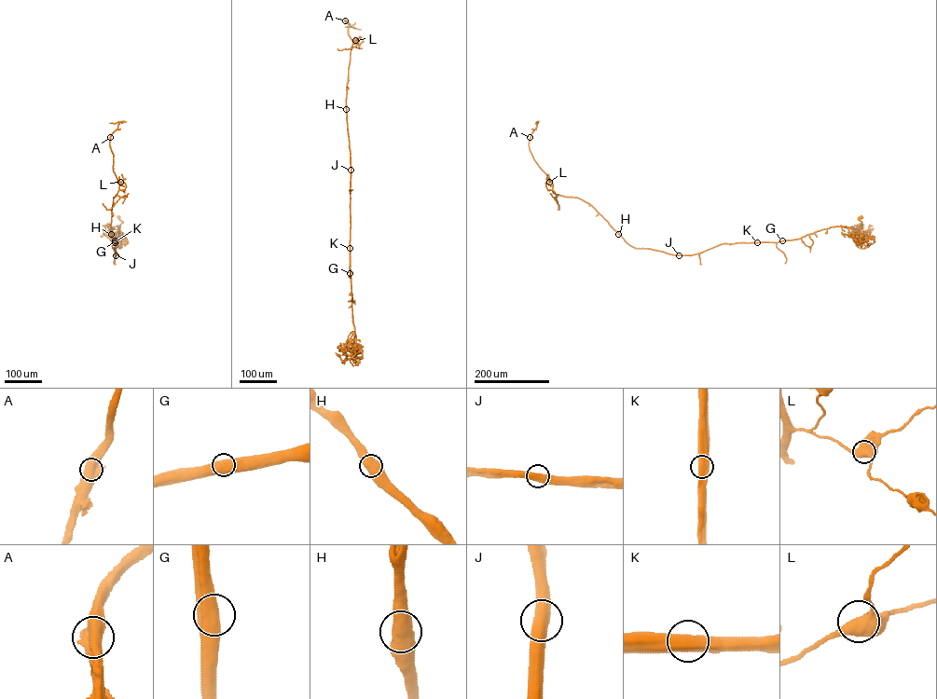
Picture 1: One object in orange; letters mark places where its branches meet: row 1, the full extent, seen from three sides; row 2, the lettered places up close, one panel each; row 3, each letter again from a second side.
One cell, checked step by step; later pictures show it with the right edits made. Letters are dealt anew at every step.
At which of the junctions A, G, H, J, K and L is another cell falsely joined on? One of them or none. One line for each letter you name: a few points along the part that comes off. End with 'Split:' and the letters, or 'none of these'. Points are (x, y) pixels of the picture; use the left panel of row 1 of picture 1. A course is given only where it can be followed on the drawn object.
Split: none of these

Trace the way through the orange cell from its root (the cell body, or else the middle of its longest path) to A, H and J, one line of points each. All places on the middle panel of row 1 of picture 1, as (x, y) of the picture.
A: (353, 351), (358, 352), (348, 346), (354, 335), (346, 99), (354, 44), (345, 20)
H: (353, 351), (358, 352), (348, 346), (352, 344), (354, 335), (350, 268), (351, 166), (346, 110)
J: (353, 351), (358, 352), (348, 346), (352, 344), (354, 335), (350, 268), (351, 170)

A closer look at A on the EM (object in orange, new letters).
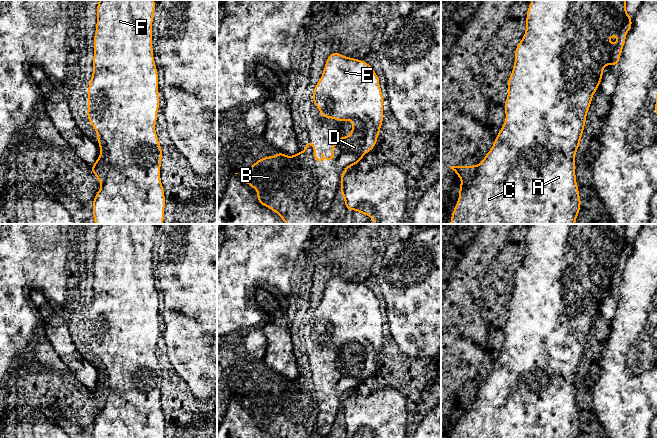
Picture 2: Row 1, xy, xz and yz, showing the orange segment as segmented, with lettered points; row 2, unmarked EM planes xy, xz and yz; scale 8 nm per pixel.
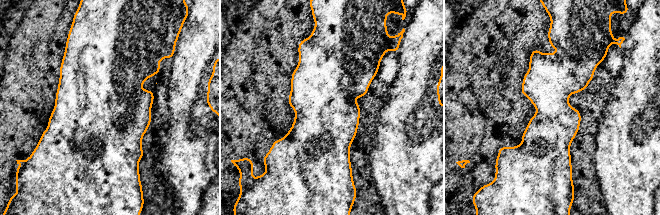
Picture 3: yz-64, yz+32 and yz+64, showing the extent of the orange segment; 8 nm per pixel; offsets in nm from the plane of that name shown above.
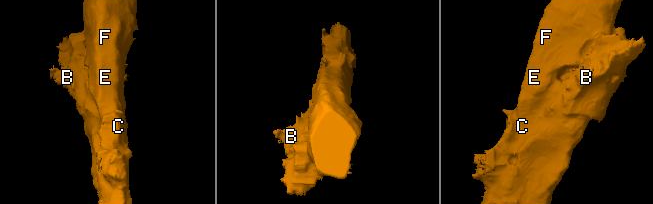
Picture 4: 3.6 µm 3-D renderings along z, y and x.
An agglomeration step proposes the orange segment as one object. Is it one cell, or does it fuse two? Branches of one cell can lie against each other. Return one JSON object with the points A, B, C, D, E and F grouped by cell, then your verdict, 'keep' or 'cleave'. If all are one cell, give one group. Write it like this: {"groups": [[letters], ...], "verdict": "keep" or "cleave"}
{"groups": [["A", "B", "C", "D", "E", "F"]], "verdict": "keep"}

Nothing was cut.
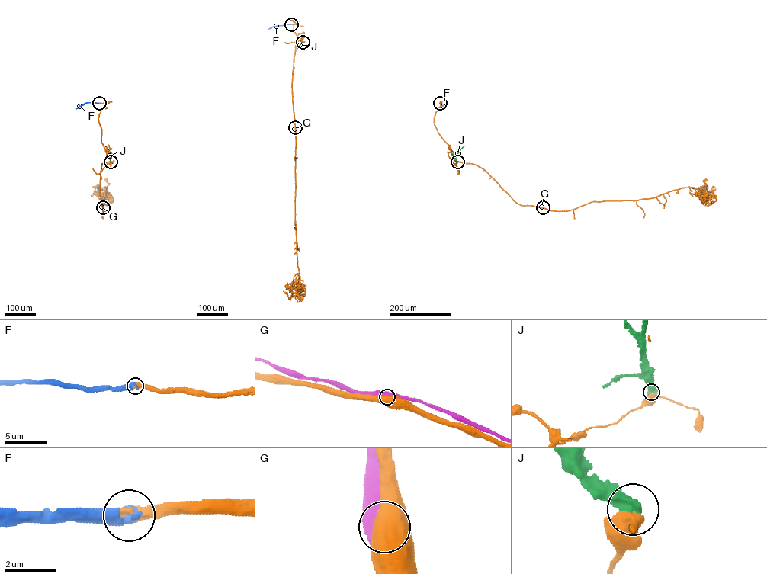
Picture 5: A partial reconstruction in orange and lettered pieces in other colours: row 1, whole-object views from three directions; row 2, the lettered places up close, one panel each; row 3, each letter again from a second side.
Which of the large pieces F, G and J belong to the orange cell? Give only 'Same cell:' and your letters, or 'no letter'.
Same cell: F

